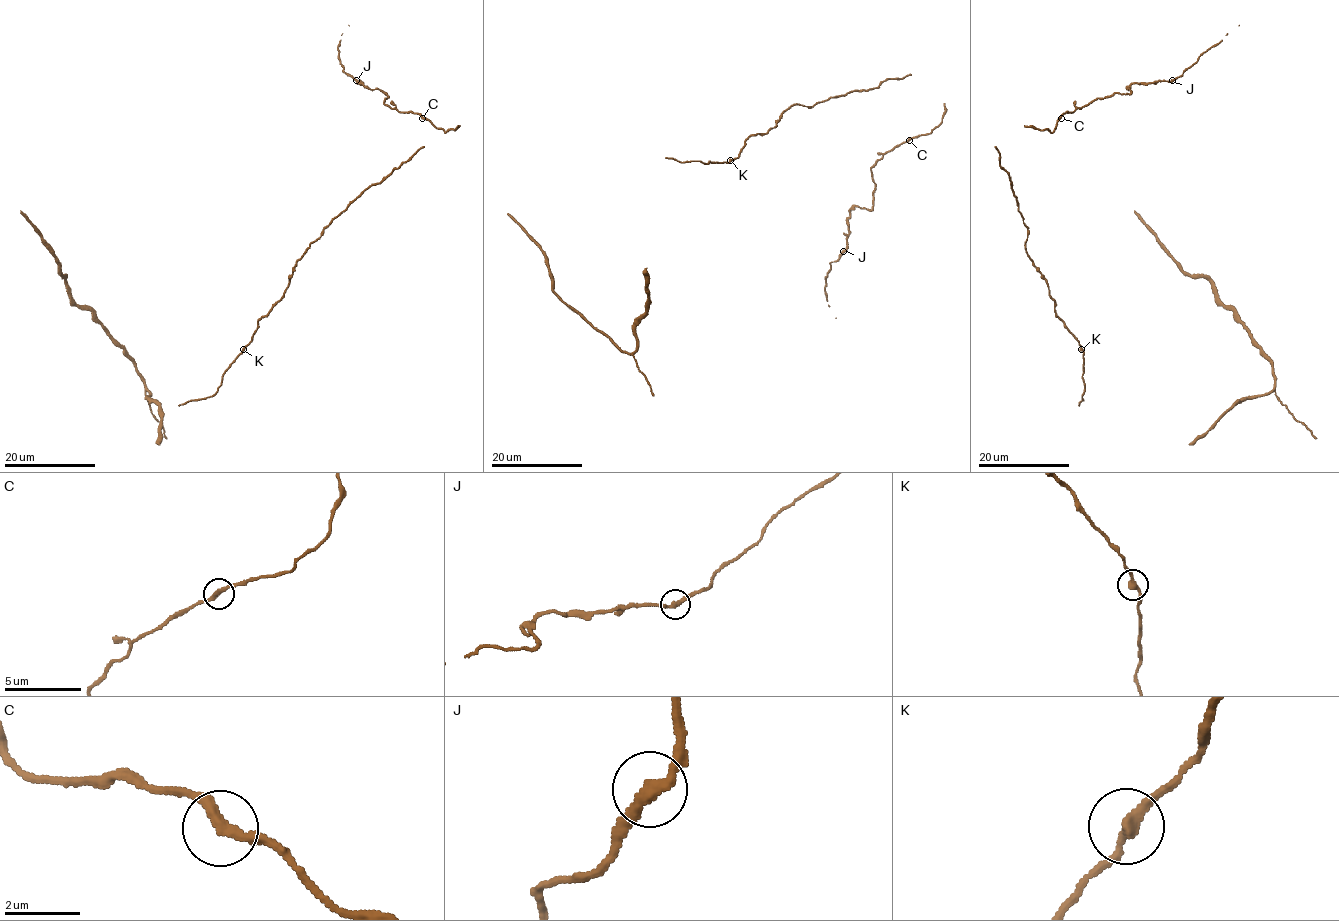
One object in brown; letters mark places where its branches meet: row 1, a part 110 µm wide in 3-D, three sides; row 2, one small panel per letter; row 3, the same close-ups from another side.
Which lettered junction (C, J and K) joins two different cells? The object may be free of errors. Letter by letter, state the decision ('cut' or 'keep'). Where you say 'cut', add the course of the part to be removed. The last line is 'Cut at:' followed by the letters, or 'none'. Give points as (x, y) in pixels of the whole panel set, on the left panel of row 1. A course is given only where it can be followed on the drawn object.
C: keep
J: keep
K: keep
Cut at: none

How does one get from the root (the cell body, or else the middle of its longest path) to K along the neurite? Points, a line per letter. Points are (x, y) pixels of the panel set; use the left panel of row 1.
K: (262, 317), (253, 339), (243, 349)

